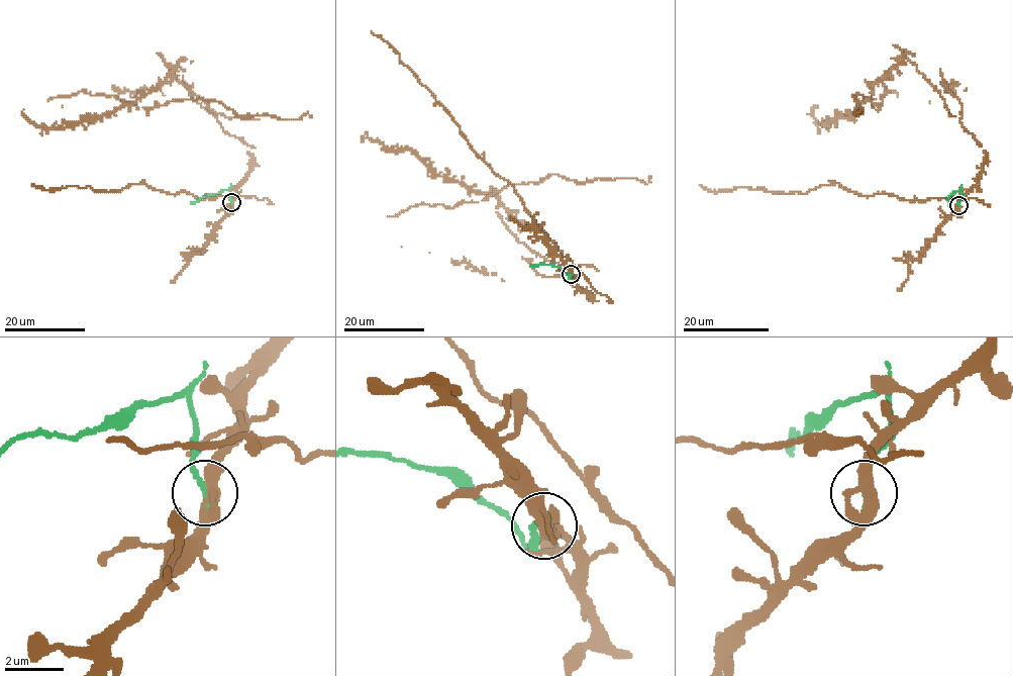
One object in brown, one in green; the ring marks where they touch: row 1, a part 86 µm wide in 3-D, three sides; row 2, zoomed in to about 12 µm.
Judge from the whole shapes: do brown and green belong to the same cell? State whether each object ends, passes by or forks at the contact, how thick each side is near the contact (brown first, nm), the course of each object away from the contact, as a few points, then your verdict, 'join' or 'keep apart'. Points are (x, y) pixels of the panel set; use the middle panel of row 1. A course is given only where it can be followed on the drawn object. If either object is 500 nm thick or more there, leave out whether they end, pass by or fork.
brown passes by; green ends; calibres 440 and 150 nm; course brown (571, 274), (591, 300), (539, 275), (504, 222), (512, 215), (468, 192), (477, 201), (551, 174), (651, 176); course green (571, 274), (570, 277), (549, 264), (529, 267); keep apart

